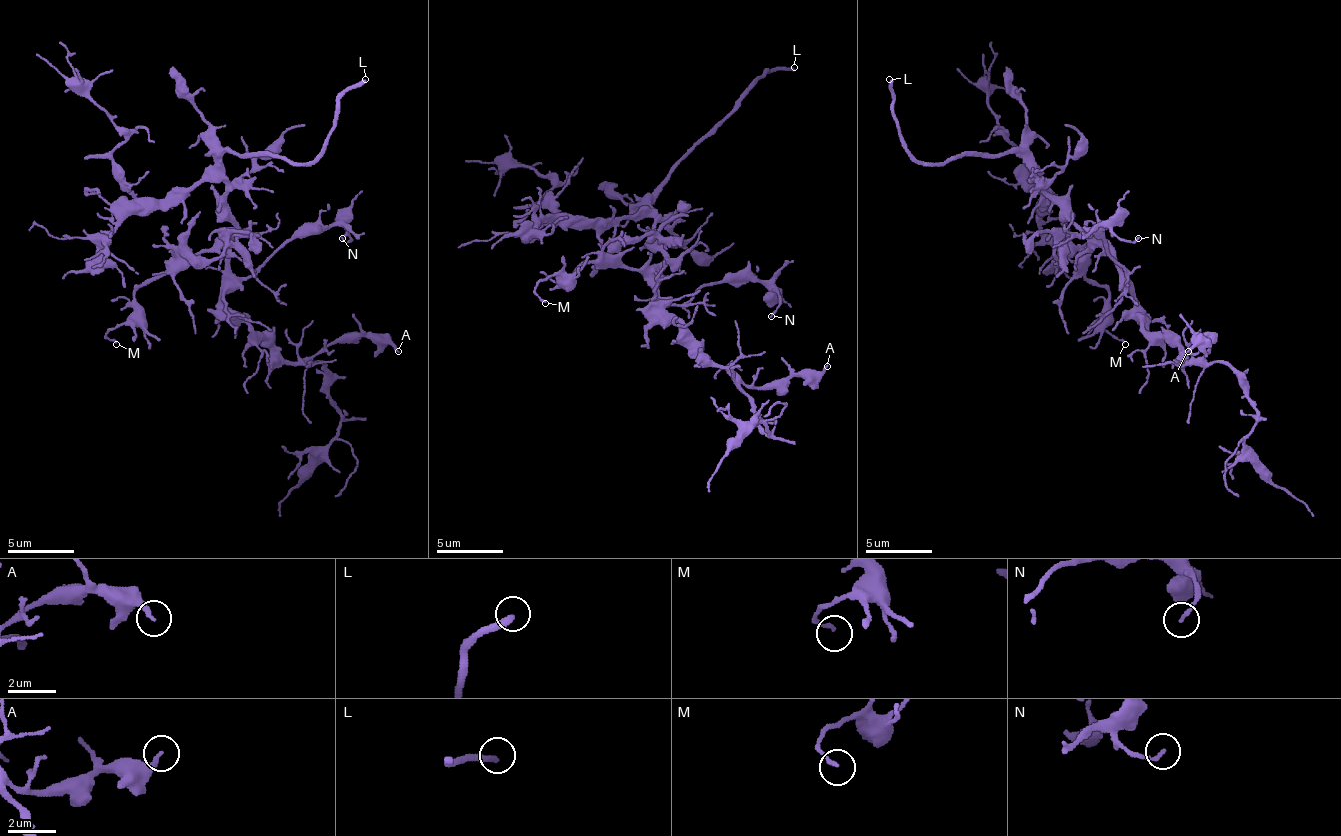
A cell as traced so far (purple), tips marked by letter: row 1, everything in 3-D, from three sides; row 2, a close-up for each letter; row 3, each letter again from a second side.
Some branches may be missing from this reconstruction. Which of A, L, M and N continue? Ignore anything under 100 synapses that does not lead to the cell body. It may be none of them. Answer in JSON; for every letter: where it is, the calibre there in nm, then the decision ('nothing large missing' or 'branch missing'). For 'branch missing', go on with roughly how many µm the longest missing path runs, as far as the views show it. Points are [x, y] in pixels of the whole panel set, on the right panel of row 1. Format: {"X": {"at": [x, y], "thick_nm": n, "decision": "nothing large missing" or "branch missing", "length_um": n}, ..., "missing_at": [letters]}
{"A": {"at": [1188, 351], "thick_nm": 200, "decision": "nothing large missing"}, "L": {"at": [889, 79], "thick_nm": 280, "decision": "branch missing", "length_um": 45}, "M": {"at": [1125, 344], "thick_nm": 130, "decision": "nothing large missing"}, "N": {"at": [1138, 238], "thick_nm": 140, "decision": "nothing large missing"}, "missing_at": ["L"]}

